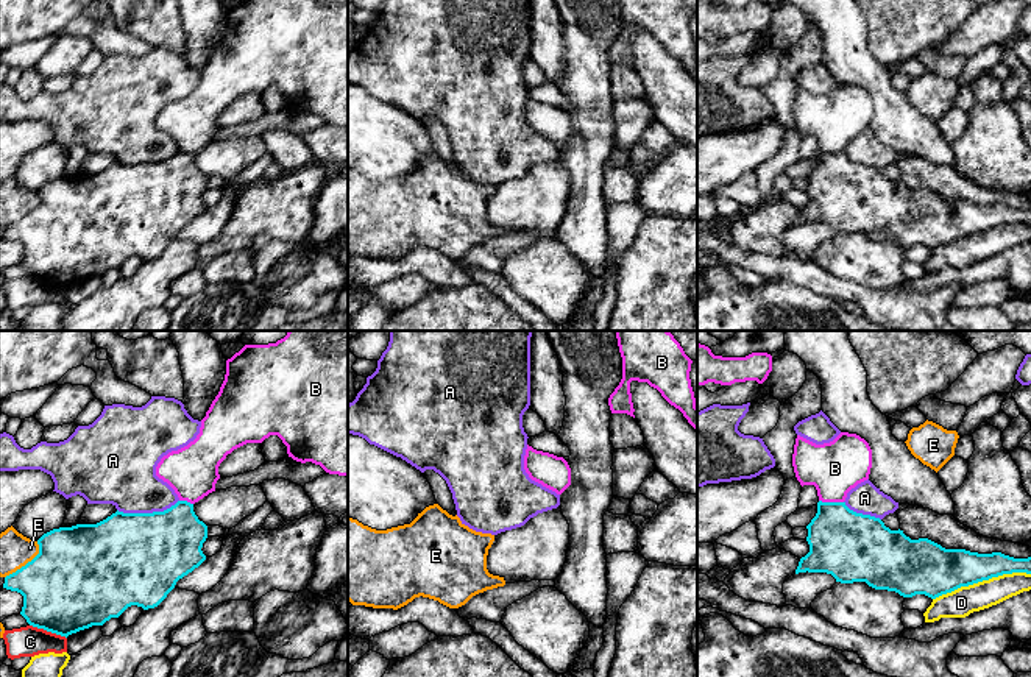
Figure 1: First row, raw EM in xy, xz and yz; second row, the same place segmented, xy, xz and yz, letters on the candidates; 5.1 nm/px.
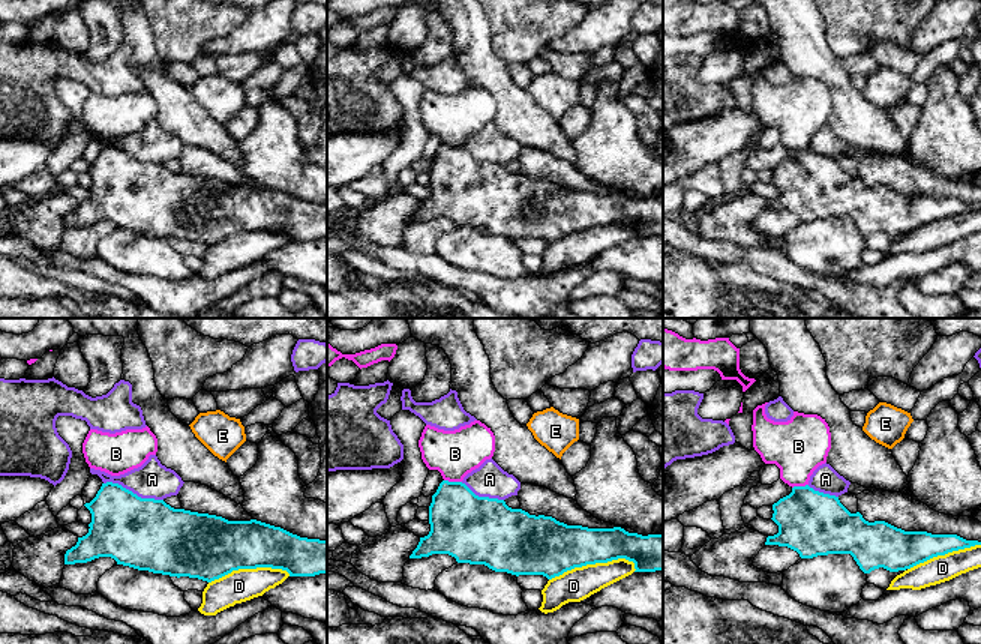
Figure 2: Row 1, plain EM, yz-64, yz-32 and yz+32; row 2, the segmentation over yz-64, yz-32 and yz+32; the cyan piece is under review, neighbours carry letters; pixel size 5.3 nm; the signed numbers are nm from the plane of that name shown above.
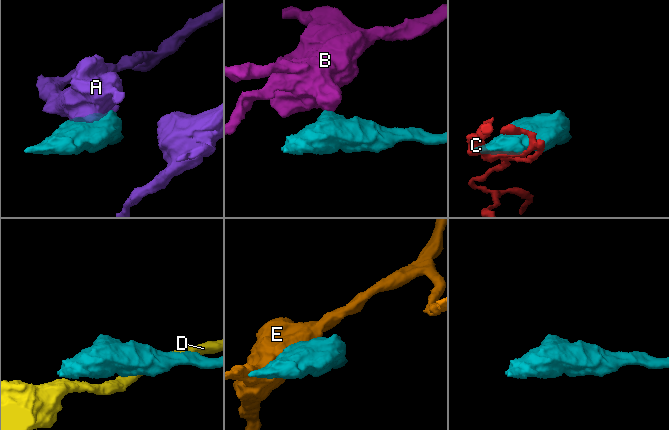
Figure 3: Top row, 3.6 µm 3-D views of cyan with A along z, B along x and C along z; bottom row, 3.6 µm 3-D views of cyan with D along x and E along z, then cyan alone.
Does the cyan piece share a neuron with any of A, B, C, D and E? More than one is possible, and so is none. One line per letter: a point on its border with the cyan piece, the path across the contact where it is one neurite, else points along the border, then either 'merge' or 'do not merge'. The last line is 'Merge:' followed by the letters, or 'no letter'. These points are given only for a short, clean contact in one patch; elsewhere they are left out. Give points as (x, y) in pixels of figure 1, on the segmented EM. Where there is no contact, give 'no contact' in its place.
A: xy (147, 513) | do not merge
B: yz (832, 503) | along yz (819, 499), (843, 503) | do not merge
C: xy (49, 630) | do not merge
D: yz (981, 581) | do not merge
E: xy (28, 562) | do not merge
Merge: no letter

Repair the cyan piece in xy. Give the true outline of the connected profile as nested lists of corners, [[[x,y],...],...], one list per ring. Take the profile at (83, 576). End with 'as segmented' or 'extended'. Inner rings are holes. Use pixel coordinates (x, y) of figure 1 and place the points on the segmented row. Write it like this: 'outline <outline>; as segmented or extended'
outline [[[178,501],[164,512],[123,513],[115,512],[97,524],[76,524],[44,533],[39,554],[16,572],[5,577],[3,588],[23,596],[20,615],[33,627],[69,636],[92,626],[103,626],[119,618],[128,607],[143,610],[158,607],[175,588],[176,582],[198,568],[206,555],[201,548],[207,538],[207,526],[198,519],[193,504]]]; as segmented

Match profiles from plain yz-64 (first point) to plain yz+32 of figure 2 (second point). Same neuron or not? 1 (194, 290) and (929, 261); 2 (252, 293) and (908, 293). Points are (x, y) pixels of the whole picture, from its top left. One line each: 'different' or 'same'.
1: different
2: different

